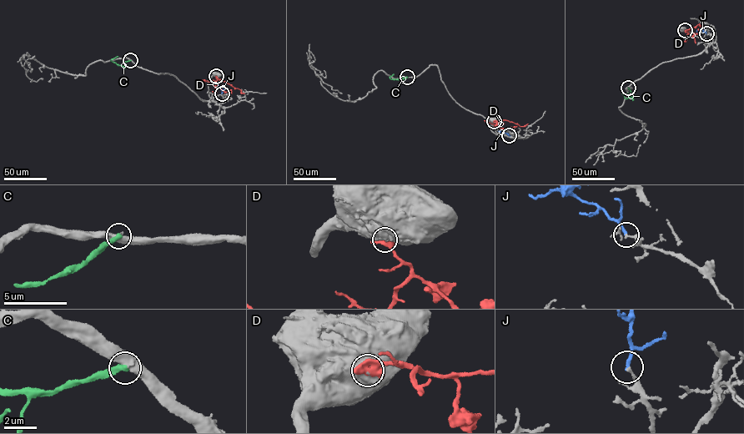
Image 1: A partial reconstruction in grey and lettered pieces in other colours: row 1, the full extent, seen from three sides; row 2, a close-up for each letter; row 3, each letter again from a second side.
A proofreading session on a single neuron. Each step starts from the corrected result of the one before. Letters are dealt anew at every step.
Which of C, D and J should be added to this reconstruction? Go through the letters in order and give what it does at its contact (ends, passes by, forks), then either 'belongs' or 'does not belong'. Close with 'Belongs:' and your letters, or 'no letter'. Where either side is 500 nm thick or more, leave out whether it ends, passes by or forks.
C: does not belong
D: does not belong
J: it ends there; does not belong
Belongs: no letter

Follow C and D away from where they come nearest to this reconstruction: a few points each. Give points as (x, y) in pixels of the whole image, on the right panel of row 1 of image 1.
C: (628, 88), (630, 98), (625, 98), (623, 93)
D: (685, 30), (699, 25)

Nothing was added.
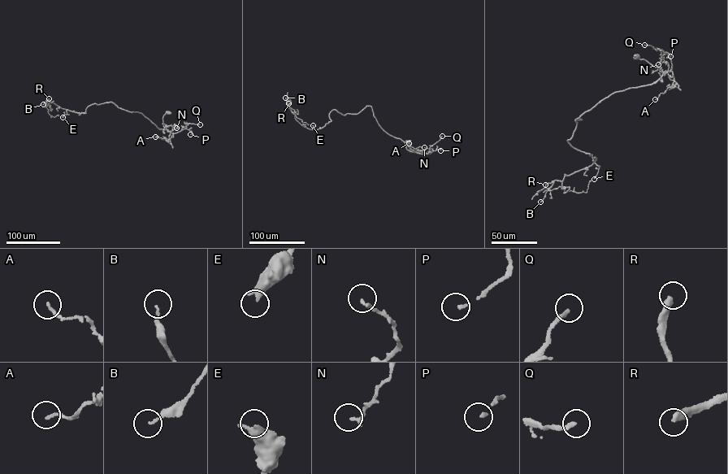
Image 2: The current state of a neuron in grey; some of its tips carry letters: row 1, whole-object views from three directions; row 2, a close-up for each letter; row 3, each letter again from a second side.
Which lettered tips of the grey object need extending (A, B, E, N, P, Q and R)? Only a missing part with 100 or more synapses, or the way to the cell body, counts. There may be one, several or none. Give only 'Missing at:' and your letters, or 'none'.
Missing at: none

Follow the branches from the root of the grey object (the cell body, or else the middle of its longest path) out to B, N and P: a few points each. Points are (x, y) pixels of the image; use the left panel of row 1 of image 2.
B: (169, 112), (162, 129), (110, 102), (91, 104), (84, 113), (49, 100), (43, 104)
N: (169, 112), (163, 116), (164, 127), (169, 131), (174, 129), (175, 125), (176, 128)
P: (169, 112), (162, 118), (164, 127), (175, 133), (185, 128), (191, 131), (190, 134)

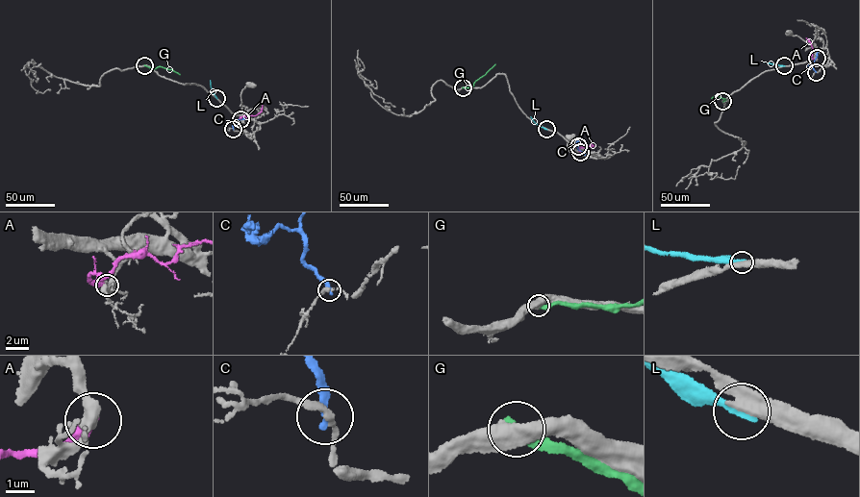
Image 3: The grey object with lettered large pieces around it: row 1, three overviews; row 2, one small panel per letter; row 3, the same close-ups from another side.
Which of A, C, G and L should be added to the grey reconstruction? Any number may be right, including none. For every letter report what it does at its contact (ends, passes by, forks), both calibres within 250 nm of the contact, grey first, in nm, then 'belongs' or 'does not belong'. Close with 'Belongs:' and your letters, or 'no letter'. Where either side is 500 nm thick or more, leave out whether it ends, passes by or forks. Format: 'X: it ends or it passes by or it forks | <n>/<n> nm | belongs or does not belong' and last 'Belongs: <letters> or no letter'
A: it ends | 400/300 nm | does not belong
C: it ends | 200/280 nm | does not belong
G: 550/320 nm | does not belong
L: it ends | 400/360 nm | does not belong
Belongs: no letter

